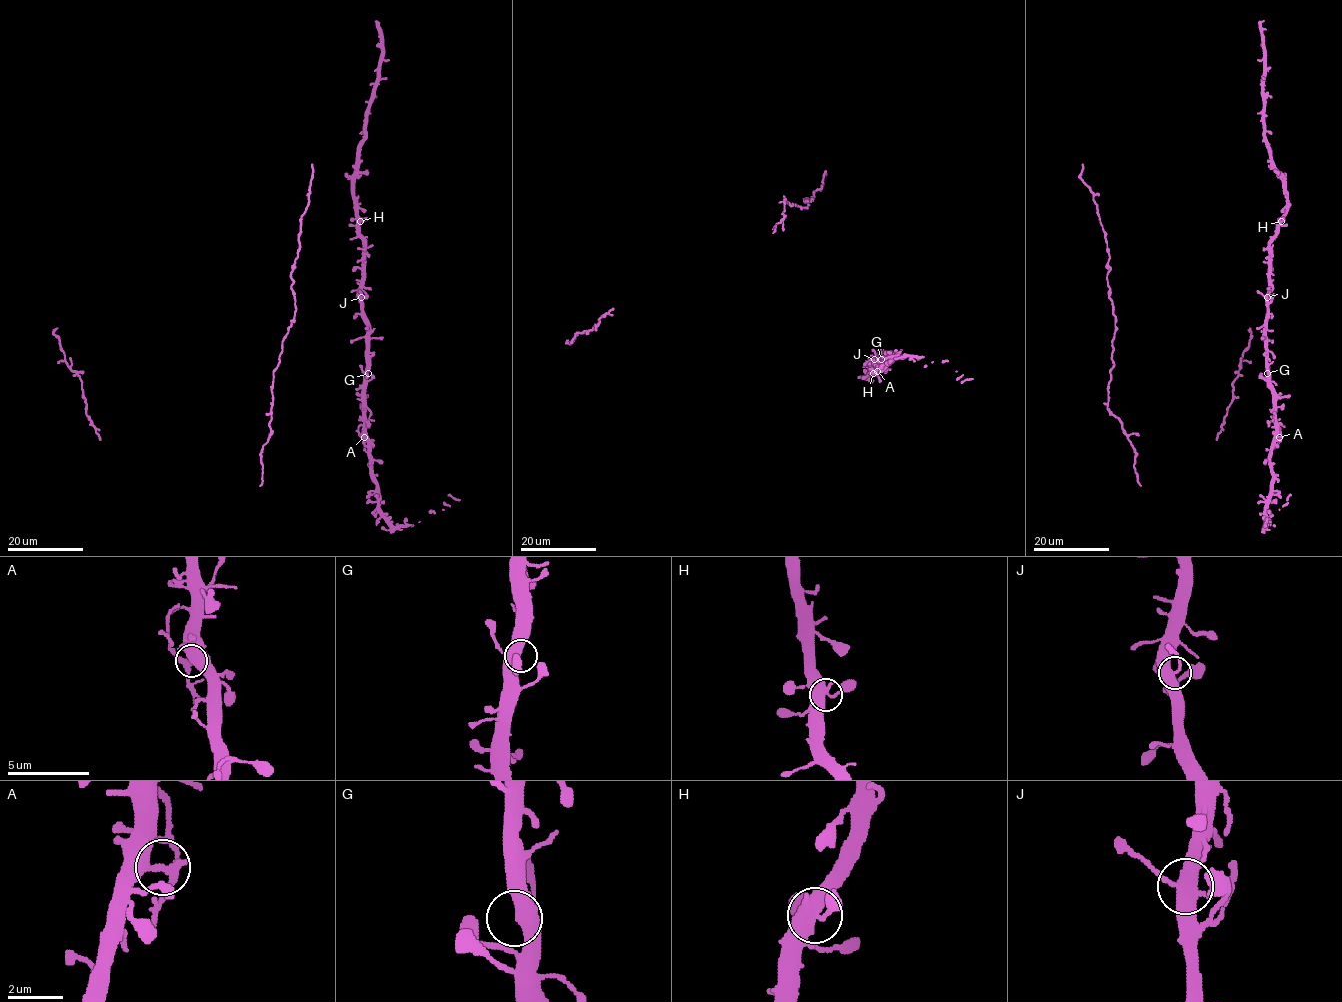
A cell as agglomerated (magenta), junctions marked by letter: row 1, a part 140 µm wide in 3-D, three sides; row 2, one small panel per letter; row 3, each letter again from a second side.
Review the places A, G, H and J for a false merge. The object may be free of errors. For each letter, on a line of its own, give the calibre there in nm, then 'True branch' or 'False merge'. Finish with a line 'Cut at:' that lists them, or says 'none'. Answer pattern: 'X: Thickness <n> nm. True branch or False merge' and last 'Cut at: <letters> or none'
A: Thickness 320 nm. False merge
G: Thickness 420 nm. True branch
H: Thickness 440 nm. True branch
J: Thickness 440 nm. True branch
Cut at: A

